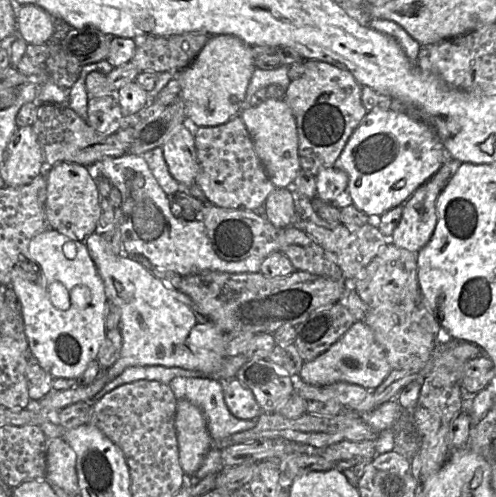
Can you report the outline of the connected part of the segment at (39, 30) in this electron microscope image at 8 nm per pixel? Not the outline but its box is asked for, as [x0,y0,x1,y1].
[16,4,53,45]

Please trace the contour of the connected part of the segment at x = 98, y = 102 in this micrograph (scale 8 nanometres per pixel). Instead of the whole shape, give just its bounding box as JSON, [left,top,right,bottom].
[86,95,125,136]

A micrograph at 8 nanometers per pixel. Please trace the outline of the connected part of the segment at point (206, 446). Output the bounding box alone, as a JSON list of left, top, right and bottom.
[175,400,213,476]

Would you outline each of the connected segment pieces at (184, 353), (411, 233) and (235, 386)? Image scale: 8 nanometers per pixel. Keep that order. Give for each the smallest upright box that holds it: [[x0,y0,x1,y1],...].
[[38,232,226,413],[389,158,461,253],[220,378,262,419]]

